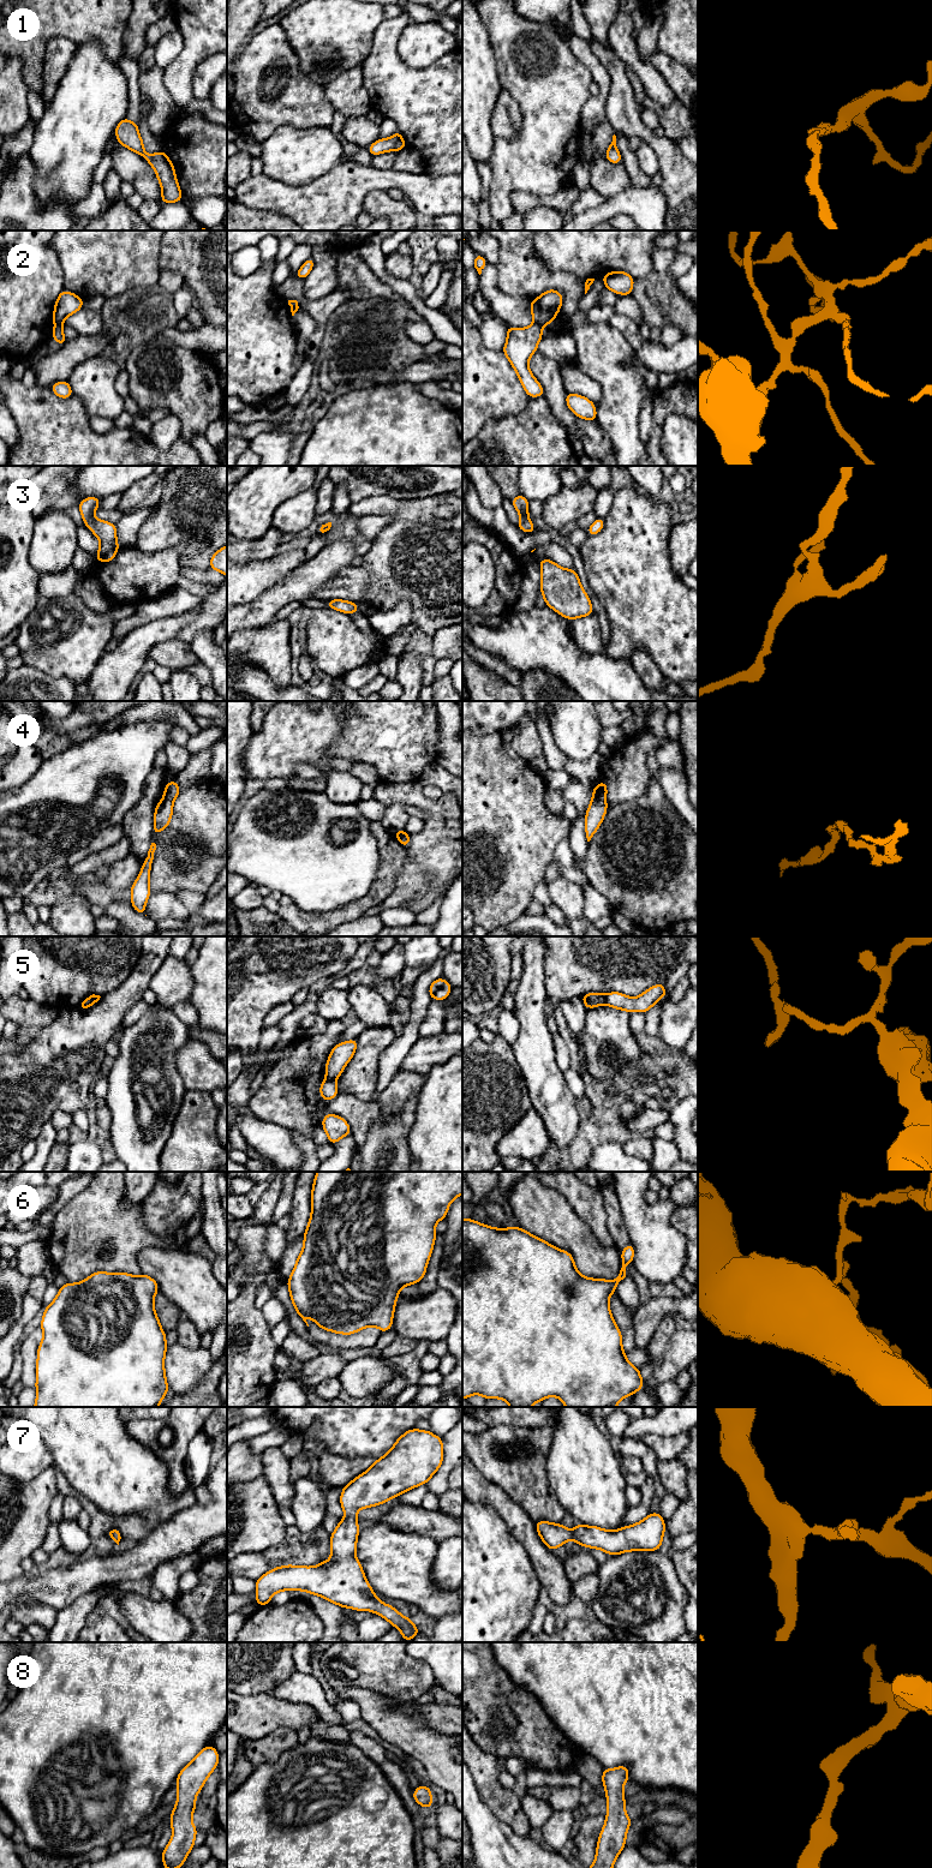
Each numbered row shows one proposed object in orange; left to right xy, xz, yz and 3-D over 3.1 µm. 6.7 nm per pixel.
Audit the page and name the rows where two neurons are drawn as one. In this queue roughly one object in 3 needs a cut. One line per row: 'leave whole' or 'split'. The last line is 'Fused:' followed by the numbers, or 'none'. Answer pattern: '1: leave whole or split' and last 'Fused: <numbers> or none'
1: leave whole
2: split
3: leave whole
4: split
5: split
6: leave whole
7: leave whole
8: leave whole
Fused: 2, 4, 5

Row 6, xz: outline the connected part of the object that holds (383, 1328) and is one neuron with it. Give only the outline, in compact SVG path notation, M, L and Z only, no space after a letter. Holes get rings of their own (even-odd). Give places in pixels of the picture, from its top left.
M317 1172L311 1192L311 1217L303 1235L304 1245L286 1282L297 1313L307 1327L306 1318L312 1317L319 1328L335 1334L351 1335L368 1327L377 1327L381 1333L392 1329L395 1304L401 1288L423 1280L437 1237L435 1225L446 1219L452 1201L461 1195L462 1172Z

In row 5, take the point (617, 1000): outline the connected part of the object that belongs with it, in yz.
M658 983L646 989L637 998L629 998L620 992L608 993L605 994L605 1005L616 1010L625 1010L628 1013L635 1011L646 1013L655 1004L667 995L664 983Z

